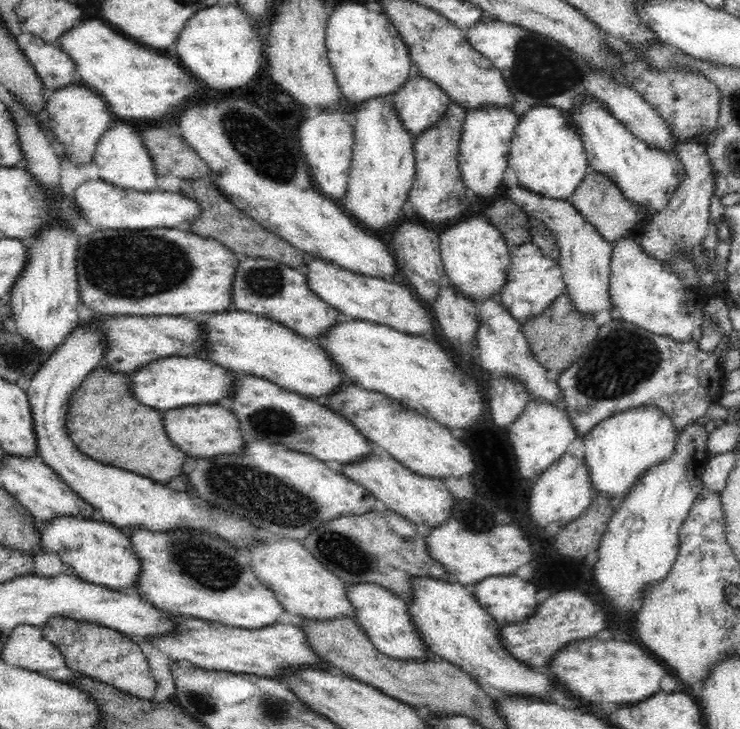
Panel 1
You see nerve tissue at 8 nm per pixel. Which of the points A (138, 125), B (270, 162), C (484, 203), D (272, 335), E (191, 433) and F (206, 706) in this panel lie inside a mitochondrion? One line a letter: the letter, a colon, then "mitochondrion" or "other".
A: other
B: mitochondrion
C: other
D: other
E: other
F: mitochondrion

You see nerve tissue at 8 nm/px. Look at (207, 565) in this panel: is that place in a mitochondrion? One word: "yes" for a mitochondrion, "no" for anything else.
yes

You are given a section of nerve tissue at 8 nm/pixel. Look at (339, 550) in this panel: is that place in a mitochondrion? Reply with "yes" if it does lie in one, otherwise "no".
yes

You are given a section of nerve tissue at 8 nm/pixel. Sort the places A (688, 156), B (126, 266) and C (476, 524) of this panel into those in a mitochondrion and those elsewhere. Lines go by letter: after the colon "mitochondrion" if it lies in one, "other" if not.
A: other
B: mitochondrion
C: mitochondrion

